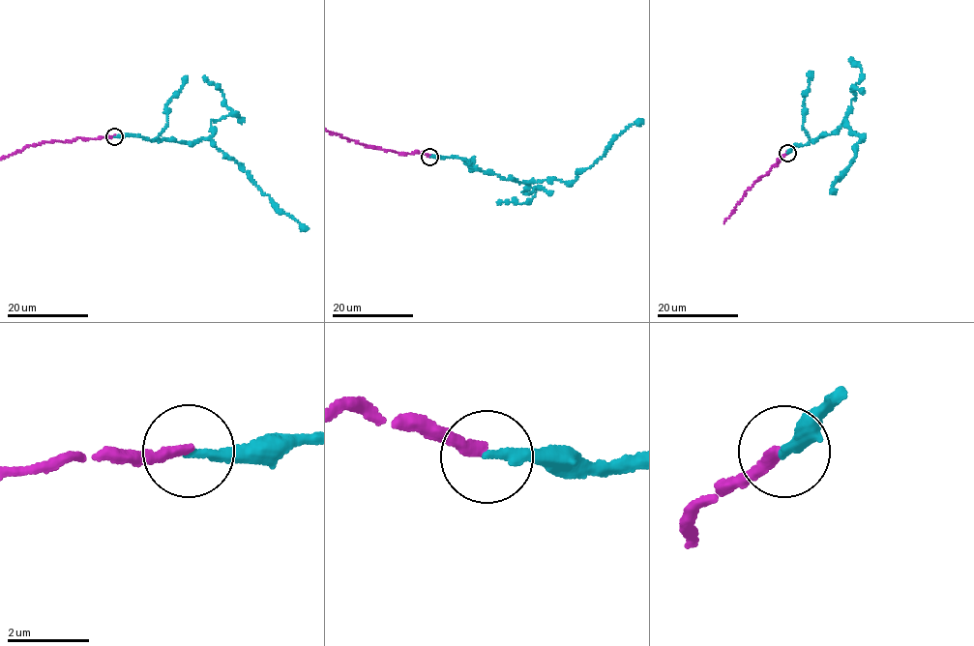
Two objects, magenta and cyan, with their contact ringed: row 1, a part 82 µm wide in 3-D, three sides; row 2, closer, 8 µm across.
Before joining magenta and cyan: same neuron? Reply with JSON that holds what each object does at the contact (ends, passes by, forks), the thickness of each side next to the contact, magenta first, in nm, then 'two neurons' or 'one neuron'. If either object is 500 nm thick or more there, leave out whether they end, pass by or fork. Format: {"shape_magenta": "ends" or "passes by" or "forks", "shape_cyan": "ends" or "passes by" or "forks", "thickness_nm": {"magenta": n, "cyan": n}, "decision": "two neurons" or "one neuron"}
{"shape_magenta": "ends", "shape_cyan": "ends", "thickness_nm": {"magenta": 280, "cyan": 240}, "decision": "two neurons"}

